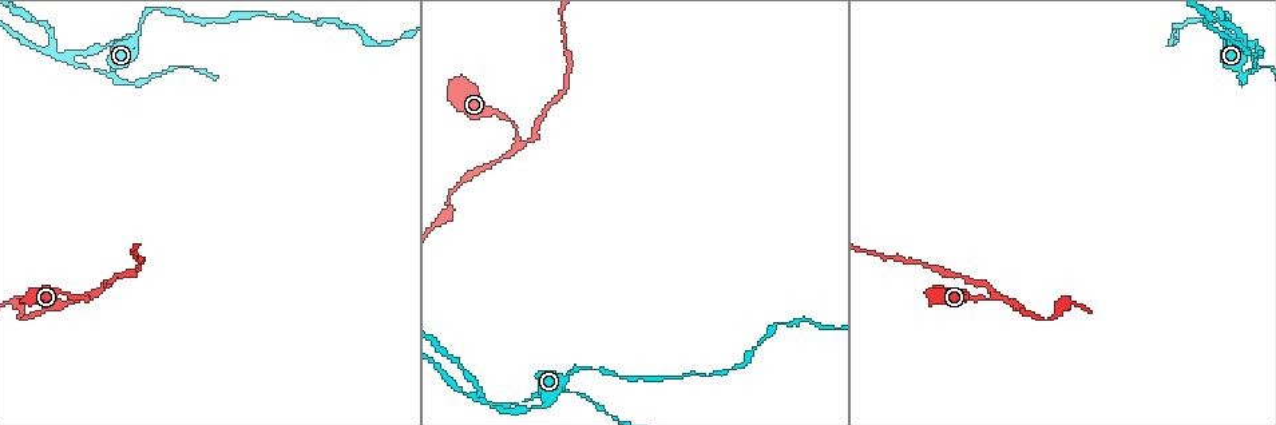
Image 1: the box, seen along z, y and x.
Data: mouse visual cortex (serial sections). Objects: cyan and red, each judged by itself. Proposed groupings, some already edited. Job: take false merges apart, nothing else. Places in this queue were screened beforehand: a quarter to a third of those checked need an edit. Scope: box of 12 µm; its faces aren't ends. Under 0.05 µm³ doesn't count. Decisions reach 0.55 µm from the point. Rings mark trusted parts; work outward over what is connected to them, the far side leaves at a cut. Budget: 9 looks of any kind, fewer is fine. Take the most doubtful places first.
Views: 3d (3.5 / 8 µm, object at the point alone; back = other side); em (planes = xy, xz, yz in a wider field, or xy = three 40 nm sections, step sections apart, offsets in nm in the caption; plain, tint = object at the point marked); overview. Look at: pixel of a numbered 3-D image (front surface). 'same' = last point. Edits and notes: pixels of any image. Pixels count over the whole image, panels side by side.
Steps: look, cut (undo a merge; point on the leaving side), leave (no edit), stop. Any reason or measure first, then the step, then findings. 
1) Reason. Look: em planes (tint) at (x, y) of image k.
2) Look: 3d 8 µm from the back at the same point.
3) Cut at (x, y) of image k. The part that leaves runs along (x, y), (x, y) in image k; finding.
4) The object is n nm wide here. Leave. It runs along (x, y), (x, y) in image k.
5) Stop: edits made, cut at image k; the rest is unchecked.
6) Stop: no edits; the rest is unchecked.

Three-way junction. Look: 3d 8 µm at (517, 143) of image 1.

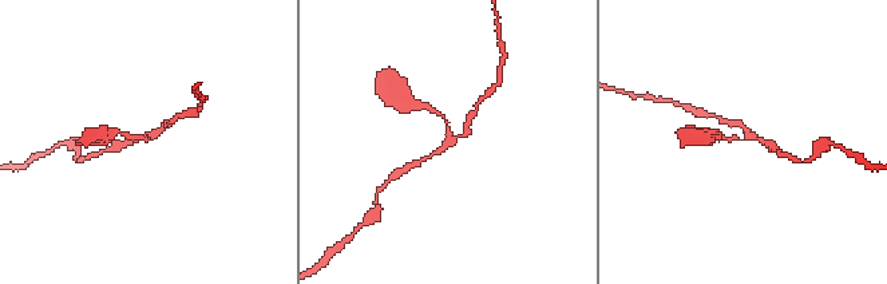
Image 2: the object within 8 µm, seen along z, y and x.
Closer look. Look: 3d 3.5 µm from the back at (153, 138) of image 2.

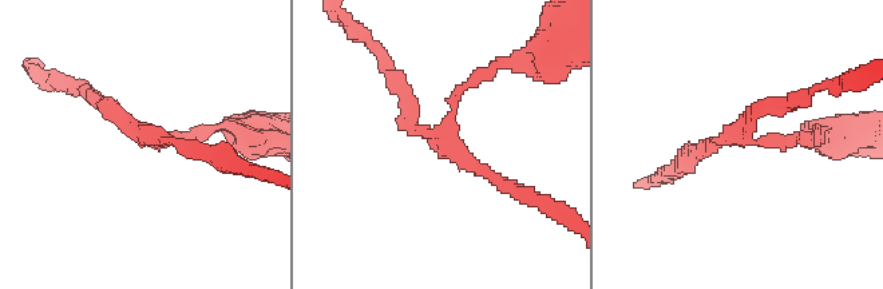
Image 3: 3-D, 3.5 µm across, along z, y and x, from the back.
3 arms meet here; the arms are 150, 200, 200 nm wide. Look: em planes (tint) at (446, 133) of image 3.

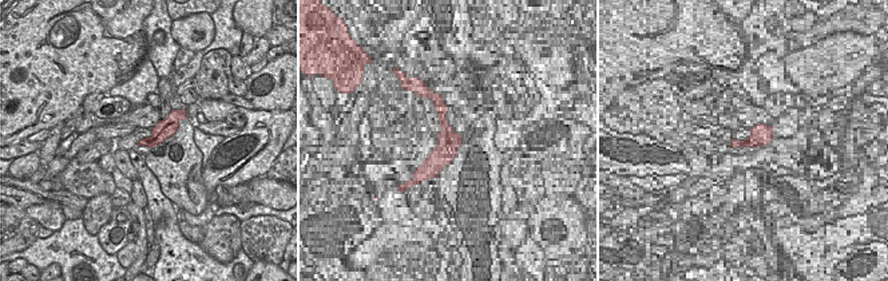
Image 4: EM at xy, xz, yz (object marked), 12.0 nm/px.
Leave. One cell here.

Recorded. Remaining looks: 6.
Two arms in line, one across. Look: 3d 8 µm at (1251, 53) of image 1.

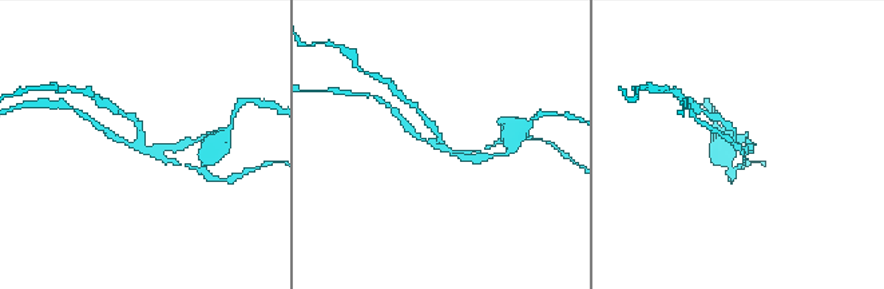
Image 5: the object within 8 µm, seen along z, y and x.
Need the tissue. Look: em xy step 2 (tint) at (444, 149) of image 5.

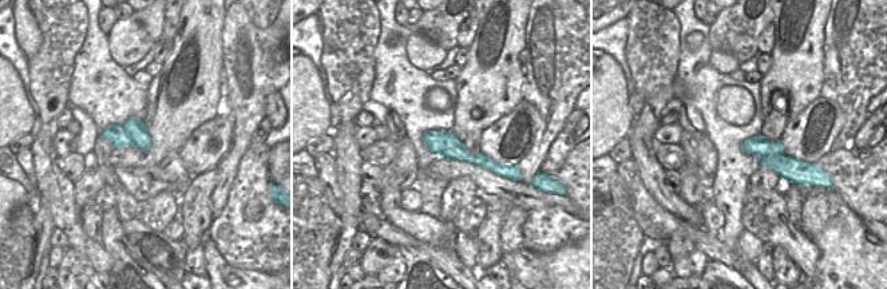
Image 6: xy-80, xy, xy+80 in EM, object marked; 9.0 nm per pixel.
Cut at (230, 179) of image 5. The part that leaves runs along (143, 147), (141, 126), (123, 114) in image 5; a second cell is stuck on.

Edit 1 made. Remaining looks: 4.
Abrupt turn. Look: 3d 3.5 µm from the back at (141, 22) of image 1.

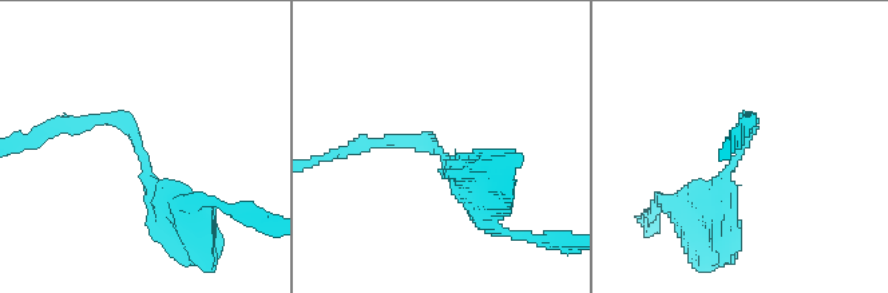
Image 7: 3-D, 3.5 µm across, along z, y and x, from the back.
The arms are 150, 500 nm wide; shape alone is not enough. Look: em xy step 3 (tint) at (143, 151) of image 7.

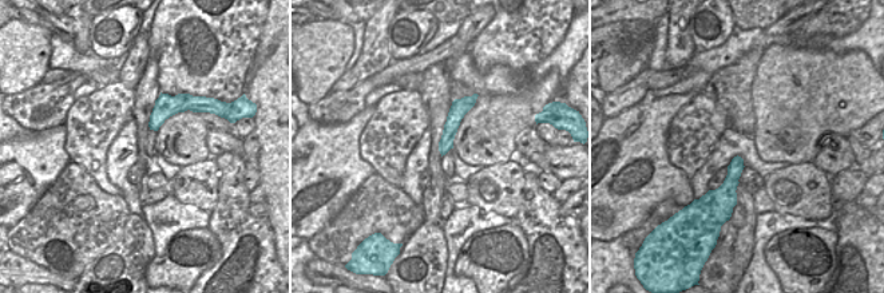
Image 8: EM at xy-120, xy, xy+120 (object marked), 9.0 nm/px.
Leave. It runs along (472, 99), (455, 115), (443, 150) in image 8; one cell here.

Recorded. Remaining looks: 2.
Narrows sharply. Look: 3d 3.5 µm at (20, 318) of image 1.

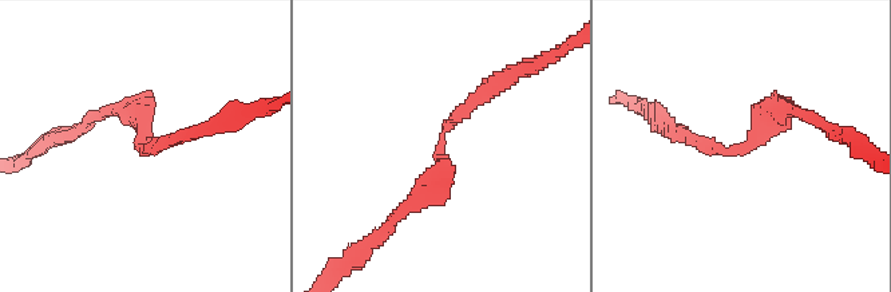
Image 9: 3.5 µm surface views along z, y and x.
Need the tissue. Look: em xy step 5 (tint) at (142, 147) of image 9.

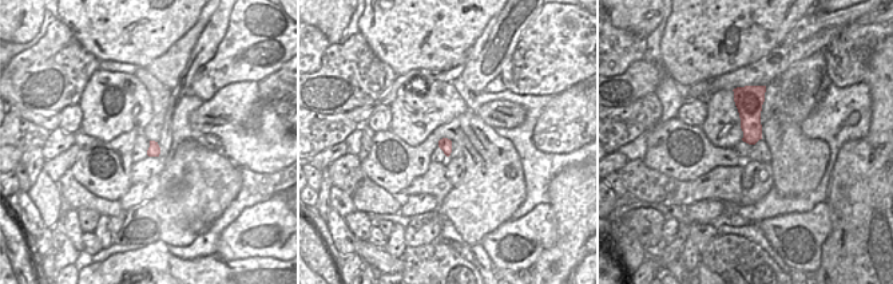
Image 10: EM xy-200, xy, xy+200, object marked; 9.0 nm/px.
Leave. It runs along (501, 81), (447, 125), (443, 173), (410, 204) in image 9; one cell here.

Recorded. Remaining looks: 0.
Stop: edits made, cut at image 5; the rest is unchecked.

